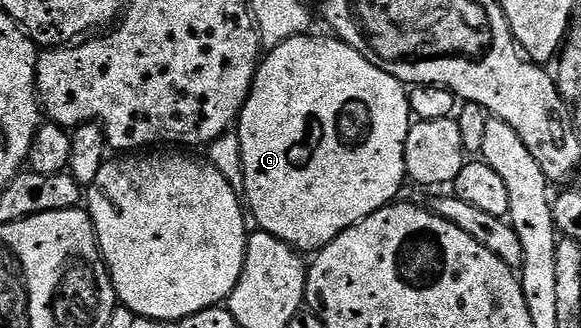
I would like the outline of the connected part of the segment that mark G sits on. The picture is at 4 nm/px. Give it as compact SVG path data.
M310 33L297 38L285 40L285 44L270 47L265 57L260 61L259 69L255 71L255 79L251 81L251 91L245 100L242 112L239 113L237 133L241 140L241 160L243 161L243 188L245 206L258 229L277 236L285 244L300 252L318 252L324 250L329 242L341 232L353 228L361 220L365 220L373 212L380 210L400 197L399 189L407 178L405 168L405 140L413 125L411 99L409 90L404 83L399 82L389 72L377 68L361 52L357 52L349 44L339 41L334 36L328 38L311 38Z

